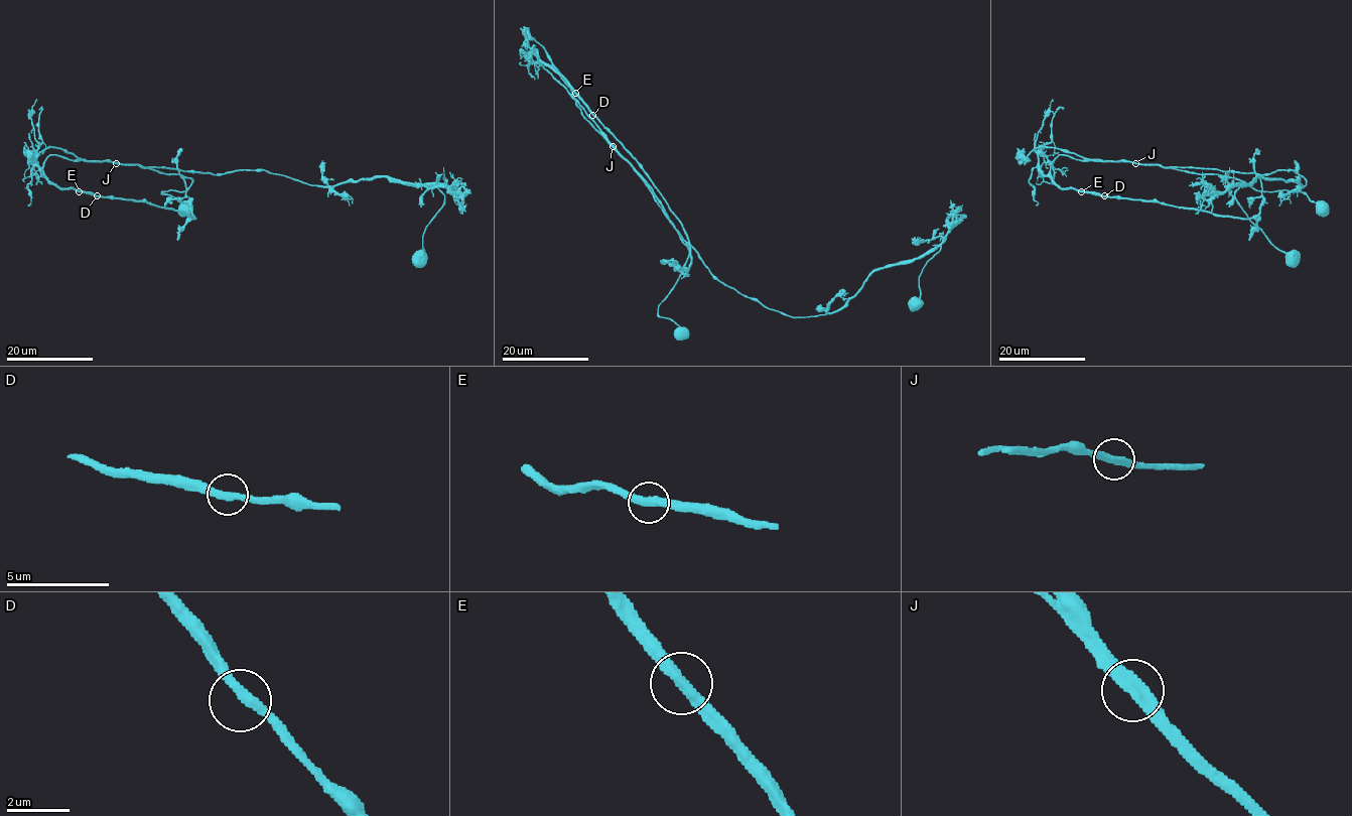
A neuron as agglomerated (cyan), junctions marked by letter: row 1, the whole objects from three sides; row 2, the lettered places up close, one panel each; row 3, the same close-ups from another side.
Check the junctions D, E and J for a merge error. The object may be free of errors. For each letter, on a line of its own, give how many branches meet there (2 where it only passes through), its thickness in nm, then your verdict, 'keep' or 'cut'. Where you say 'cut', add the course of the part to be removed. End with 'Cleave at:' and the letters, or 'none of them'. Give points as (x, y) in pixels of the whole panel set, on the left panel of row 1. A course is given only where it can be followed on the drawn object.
D: 2 branches meet; 340 nm thick; keep
E: 2 branches meet; 360 nm thick; keep
J: 2 branches meet; 360 nm thick; cut; foreign part runs (116, 163), (106, 160), (70, 160), (51, 154), (43, 164), (43, 174), (61, 188), (155, 205)
Cleave at: J

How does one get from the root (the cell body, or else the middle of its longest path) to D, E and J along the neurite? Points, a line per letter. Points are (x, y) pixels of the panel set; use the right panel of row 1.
D: (1293, 260), (1235, 197), (1255, 177), (1305, 185), (1293, 169), (1063, 154), (1052, 162), (1060, 187), (1104, 195)
E: (1293, 260), (1235, 197), (1255, 177), (1305, 185), (1293, 169), (1238, 173), (1060, 154), (1050, 177), (1081, 191)
J: (1293, 260), (1249, 219), (1235, 191), (1255, 177), (1305, 185), (1298, 173), (1135, 163)

